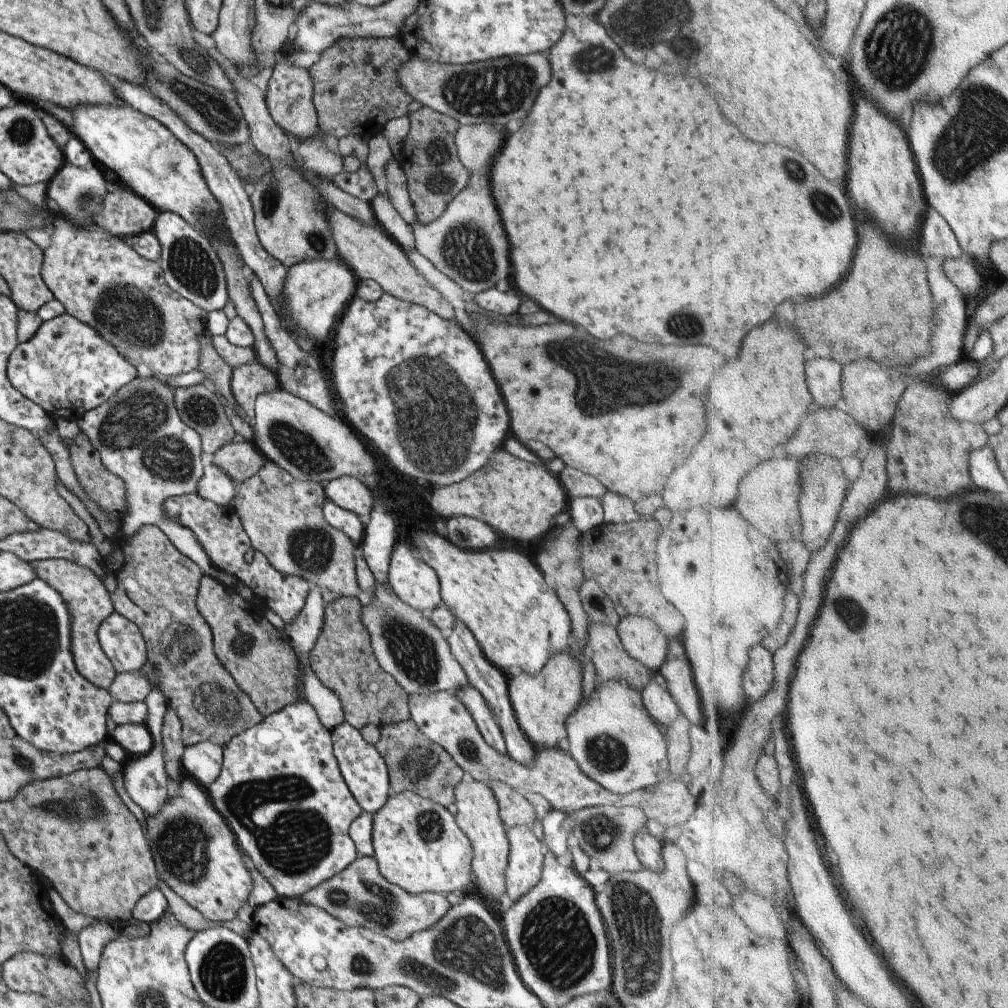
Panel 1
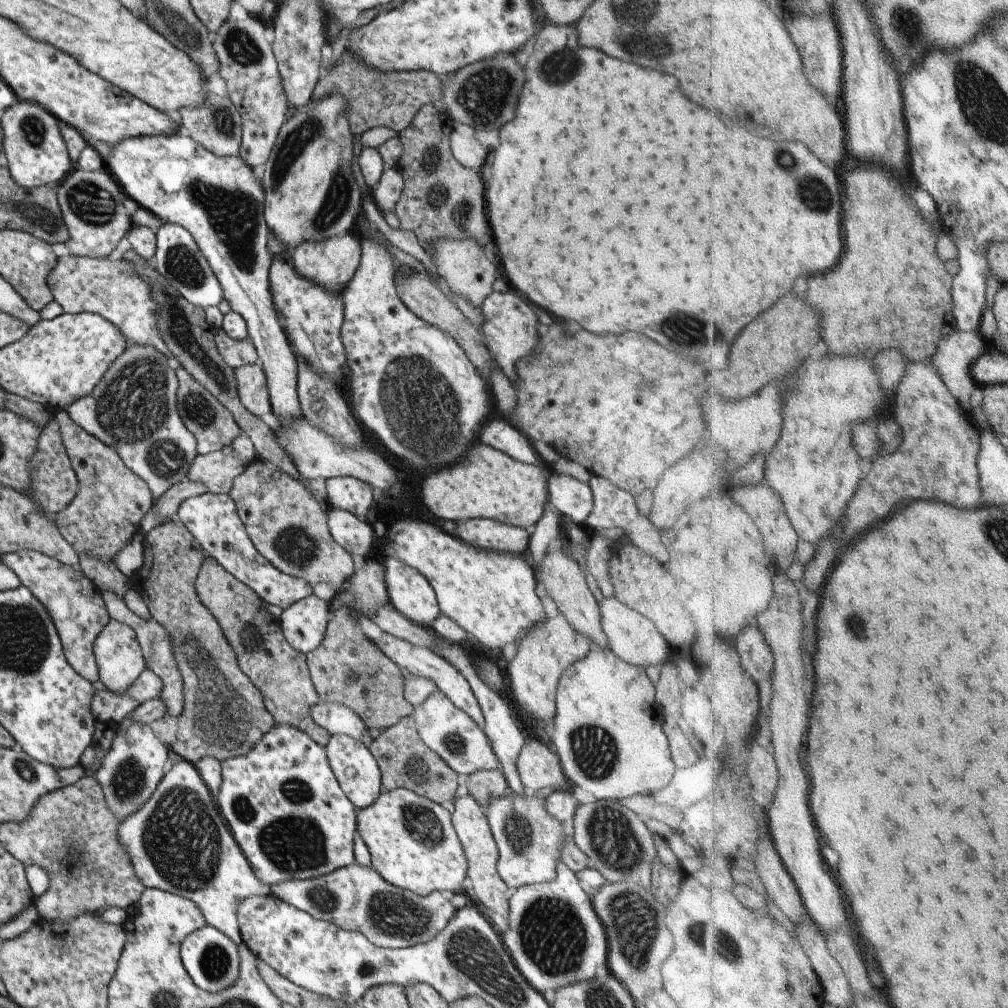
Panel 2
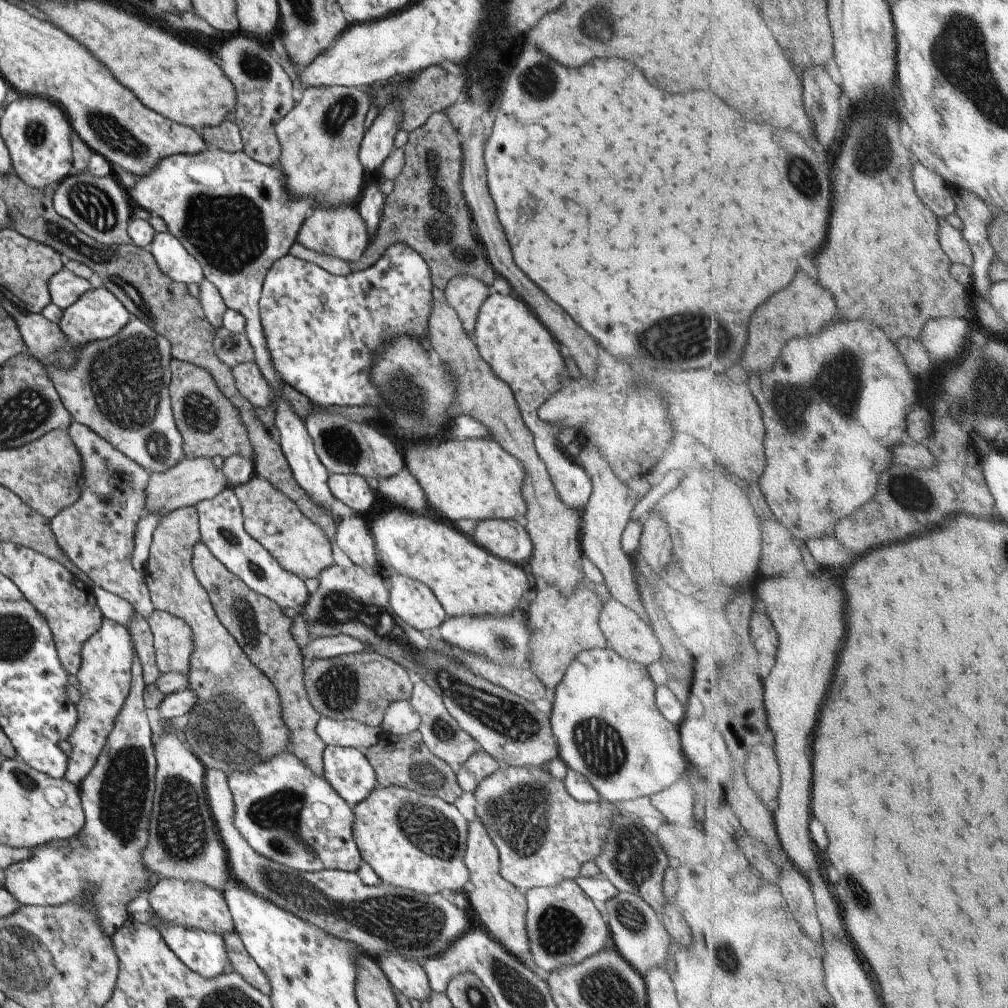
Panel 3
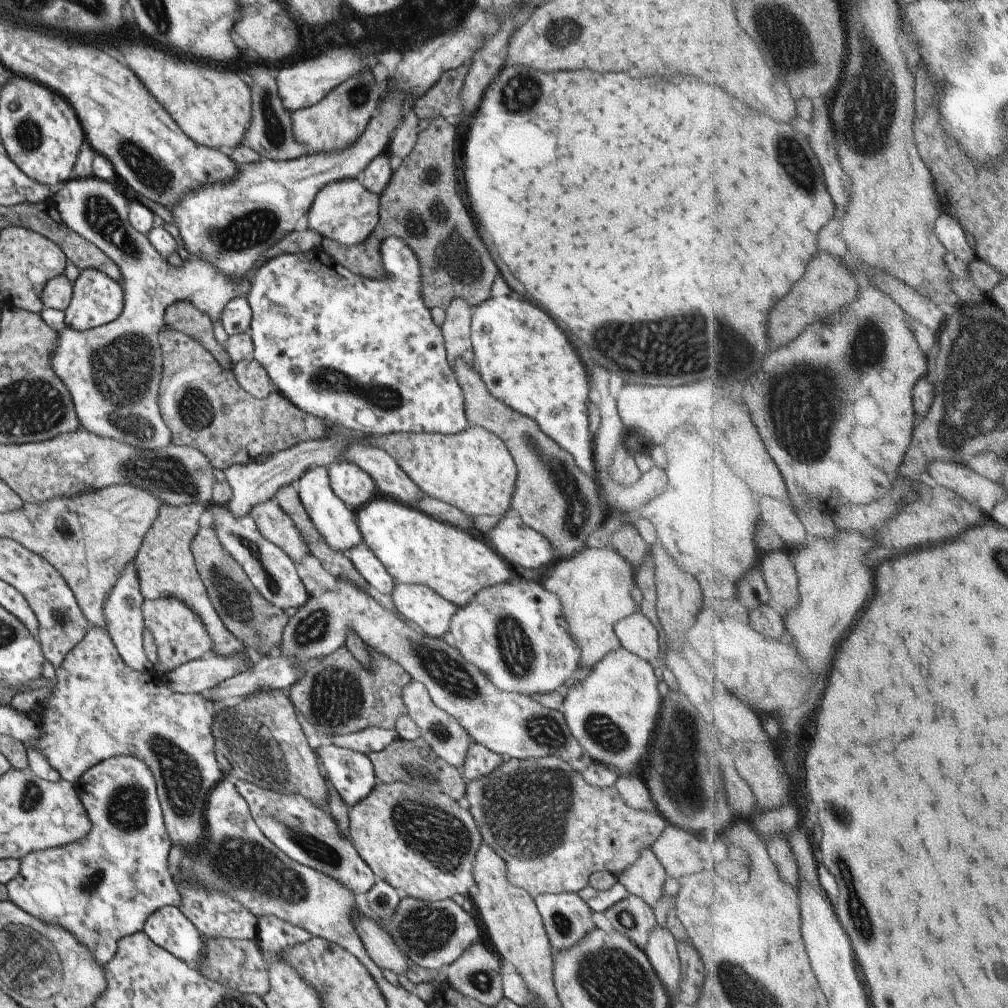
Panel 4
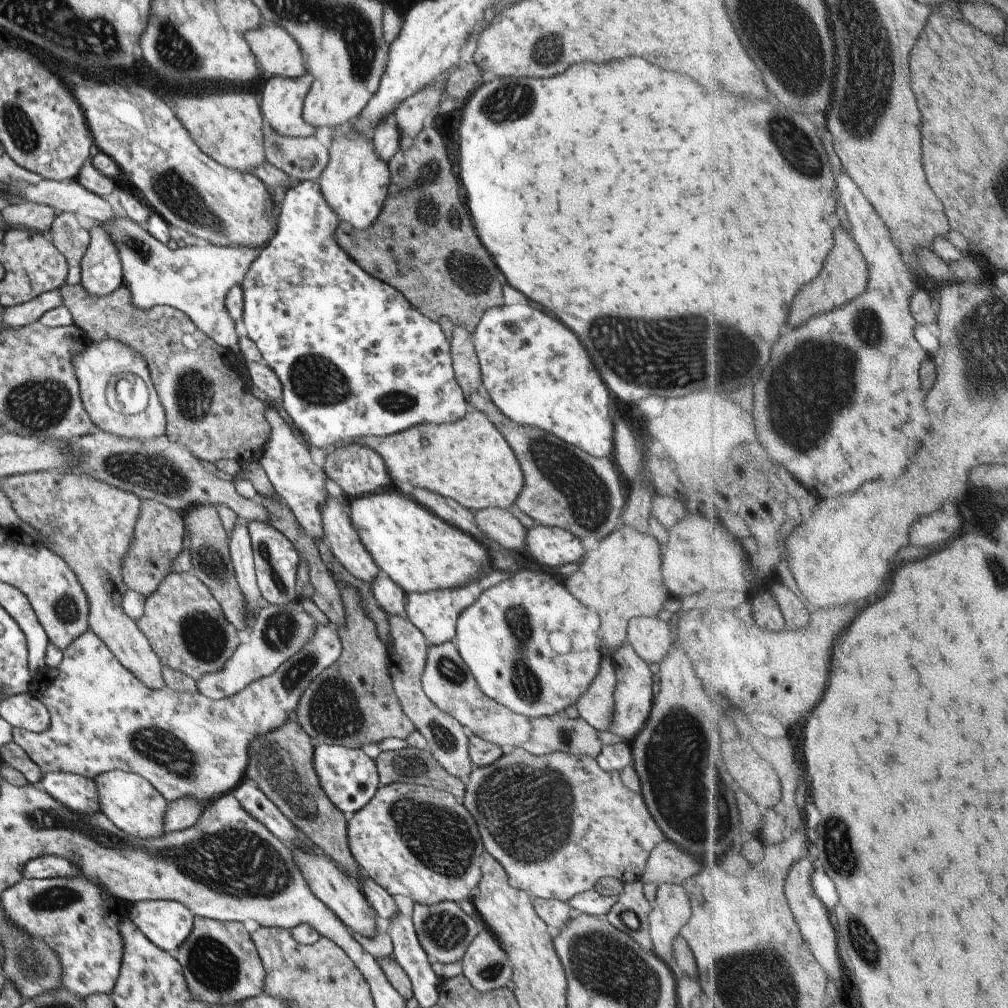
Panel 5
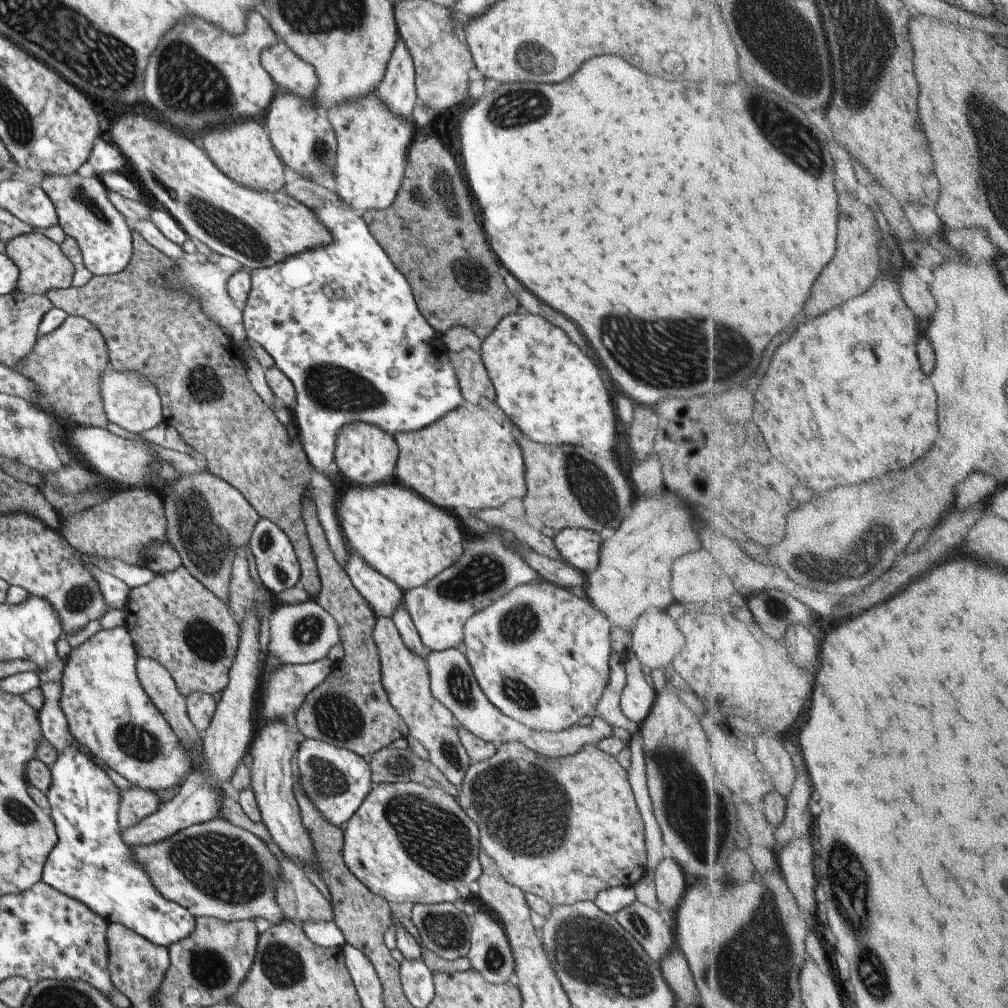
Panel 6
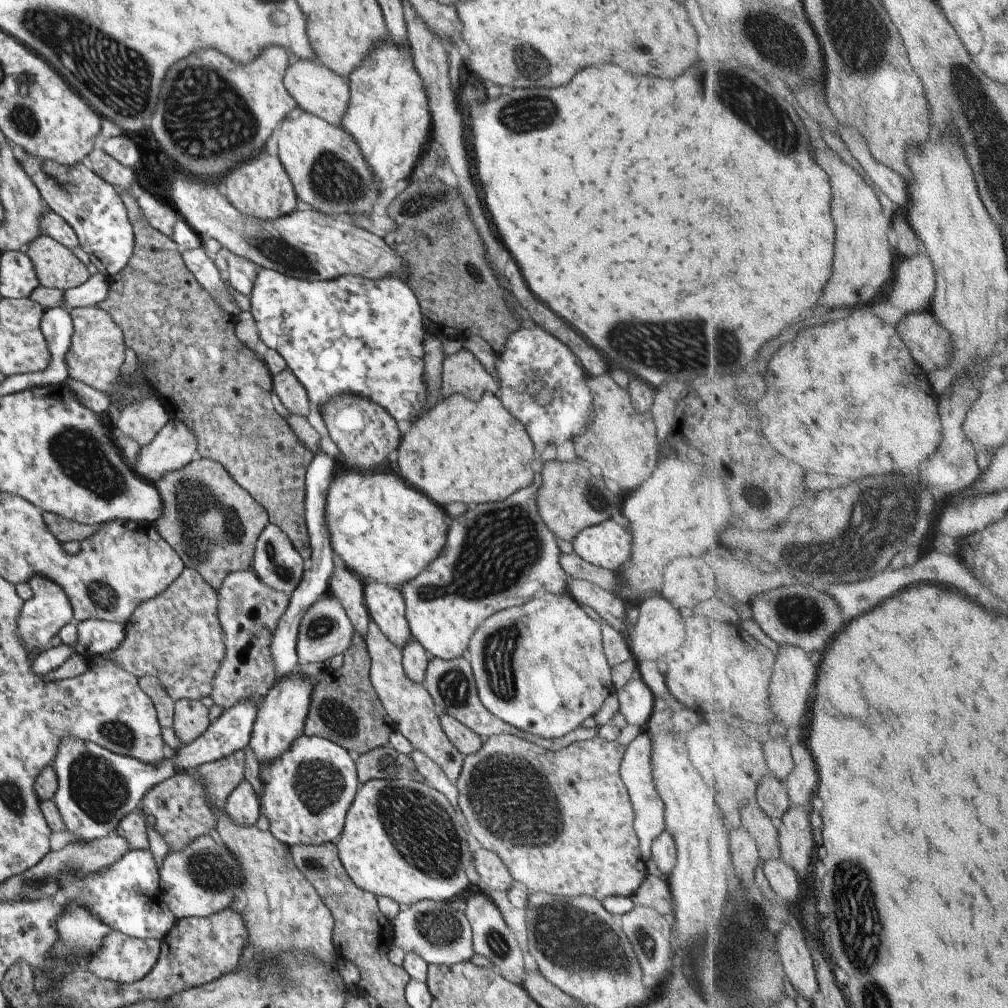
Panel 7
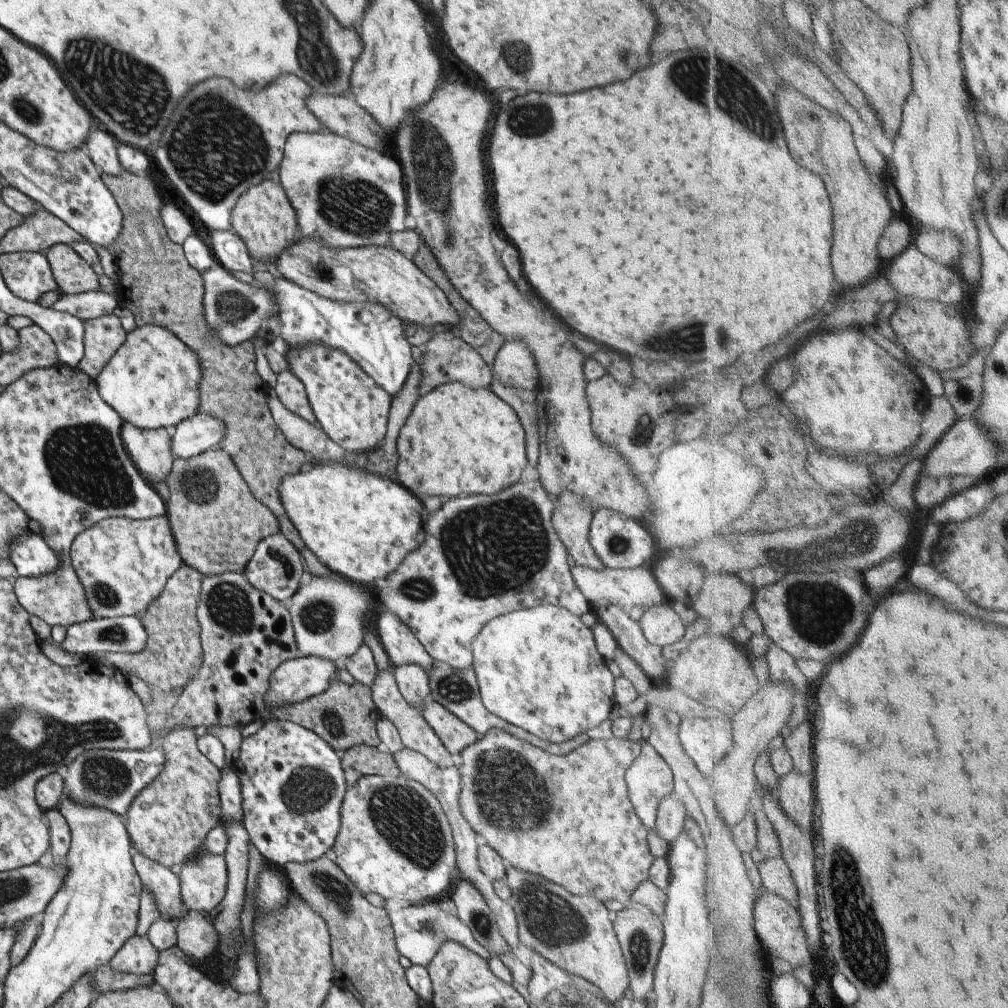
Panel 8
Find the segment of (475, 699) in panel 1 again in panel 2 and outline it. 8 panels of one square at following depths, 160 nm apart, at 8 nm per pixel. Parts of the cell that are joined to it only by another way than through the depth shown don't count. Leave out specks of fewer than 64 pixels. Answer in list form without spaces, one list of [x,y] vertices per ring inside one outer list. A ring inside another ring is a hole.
[[[382,633],[379,638],[373,639],[372,643],[403,672],[430,680],[451,701],[451,704],[455,705],[455,708],[462,710],[479,727],[483,727],[484,719],[482,718],[481,709],[467,681],[445,659],[425,647],[409,644],[387,633]]]

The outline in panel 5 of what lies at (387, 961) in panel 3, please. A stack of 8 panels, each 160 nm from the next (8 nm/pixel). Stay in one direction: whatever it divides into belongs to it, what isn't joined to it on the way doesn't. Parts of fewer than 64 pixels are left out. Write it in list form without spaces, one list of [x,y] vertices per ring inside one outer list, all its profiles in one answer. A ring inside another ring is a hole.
[[[293,848],[290,852],[297,870],[307,880],[307,886],[309,886],[311,894],[317,900],[321,900],[321,903],[325,904],[325,907],[335,914],[335,917],[345,928],[350,928],[353,932],[359,933],[365,938],[373,938],[380,925],[379,917],[364,896],[359,893],[356,885],[323,854],[315,854],[315,850],[311,850],[311,848]]]

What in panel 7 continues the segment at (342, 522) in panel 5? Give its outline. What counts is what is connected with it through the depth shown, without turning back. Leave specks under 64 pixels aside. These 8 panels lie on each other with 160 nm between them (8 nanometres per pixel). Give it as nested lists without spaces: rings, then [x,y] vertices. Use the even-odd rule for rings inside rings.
[[[365,580],[362,583],[364,607],[369,620],[377,625],[377,628],[383,633],[383,636],[387,637],[387,640],[391,641],[391,644],[396,645],[397,648],[402,648],[410,639],[410,632],[404,615],[404,602],[401,593],[397,590],[397,587],[375,582],[375,580]]]

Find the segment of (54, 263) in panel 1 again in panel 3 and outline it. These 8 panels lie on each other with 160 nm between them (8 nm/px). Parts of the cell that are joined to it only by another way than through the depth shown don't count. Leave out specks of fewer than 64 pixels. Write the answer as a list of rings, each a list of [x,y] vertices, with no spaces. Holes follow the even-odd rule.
[[[62,267],[47,282],[50,303],[55,304],[61,311],[65,310],[78,300],[85,292],[91,292],[93,287],[87,280],[75,276],[69,270]]]

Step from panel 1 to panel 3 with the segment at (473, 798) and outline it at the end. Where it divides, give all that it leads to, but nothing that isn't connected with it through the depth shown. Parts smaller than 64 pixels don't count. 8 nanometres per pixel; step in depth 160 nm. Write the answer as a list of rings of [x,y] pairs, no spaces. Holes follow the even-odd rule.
[[[475,816],[473,821],[467,821],[467,837],[465,851],[463,854],[463,864],[467,866],[471,892],[465,894],[466,899],[475,916],[477,922],[485,928],[487,933],[494,939],[510,956],[519,962],[530,958],[527,950],[527,928],[525,928],[525,898],[523,892],[519,892],[510,883],[507,883],[499,875],[498,852],[489,840],[487,830]]]

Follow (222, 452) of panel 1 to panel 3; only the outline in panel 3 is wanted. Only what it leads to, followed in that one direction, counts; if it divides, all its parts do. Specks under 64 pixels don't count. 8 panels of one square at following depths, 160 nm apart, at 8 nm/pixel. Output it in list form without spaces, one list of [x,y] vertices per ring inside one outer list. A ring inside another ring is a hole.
[[[199,456],[196,458],[186,458],[184,457],[179,463],[175,464],[173,468],[167,468],[165,472],[155,472],[155,474],[150,473],[148,476],[147,484],[143,488],[145,492],[145,510],[142,516],[146,514],[157,514],[157,512],[169,513],[175,508],[180,508],[183,506],[193,506],[197,502],[205,499],[211,499],[216,496],[227,487],[227,482],[222,474],[221,470],[214,468],[209,460],[209,458],[204,458]]]

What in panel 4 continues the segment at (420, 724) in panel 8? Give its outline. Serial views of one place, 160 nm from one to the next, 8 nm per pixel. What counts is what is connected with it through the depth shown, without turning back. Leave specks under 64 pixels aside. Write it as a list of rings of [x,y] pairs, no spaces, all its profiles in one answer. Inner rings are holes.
[[[411,680],[401,692],[402,702],[406,707],[406,714],[413,720],[415,727],[419,730],[419,737],[429,746],[429,749],[444,763],[452,768],[460,770],[471,739],[467,732],[443,710],[440,710],[429,699],[427,690],[419,683]]]

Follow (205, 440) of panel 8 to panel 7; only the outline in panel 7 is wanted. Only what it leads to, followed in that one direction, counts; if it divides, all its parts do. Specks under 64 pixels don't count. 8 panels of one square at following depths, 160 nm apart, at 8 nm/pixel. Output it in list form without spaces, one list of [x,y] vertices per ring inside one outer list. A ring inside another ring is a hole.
[[[169,419],[155,438],[138,448],[137,457],[127,463],[133,476],[155,483],[163,474],[179,470],[197,460],[195,436],[183,422]]]

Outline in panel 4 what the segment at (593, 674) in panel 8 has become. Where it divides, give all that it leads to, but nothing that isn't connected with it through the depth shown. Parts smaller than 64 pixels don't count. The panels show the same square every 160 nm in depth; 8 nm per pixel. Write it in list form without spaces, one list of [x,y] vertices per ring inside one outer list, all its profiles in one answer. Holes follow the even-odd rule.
[[[514,575],[495,587],[483,589],[474,598],[459,607],[451,616],[447,628],[454,641],[454,648],[460,656],[483,672],[491,684],[503,692],[517,692],[527,696],[554,692],[575,670],[579,669],[579,650],[571,636],[567,636],[567,626],[561,620],[561,608],[555,594],[545,592],[541,584]]]

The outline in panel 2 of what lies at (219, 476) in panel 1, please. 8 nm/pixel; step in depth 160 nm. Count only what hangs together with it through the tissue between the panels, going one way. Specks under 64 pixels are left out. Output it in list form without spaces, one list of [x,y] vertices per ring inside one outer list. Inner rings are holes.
[[[185,480],[174,484],[163,492],[154,505],[149,507],[149,510],[141,517],[138,532],[141,535],[146,535],[153,527],[175,518],[180,502],[205,492],[205,487],[201,483]]]

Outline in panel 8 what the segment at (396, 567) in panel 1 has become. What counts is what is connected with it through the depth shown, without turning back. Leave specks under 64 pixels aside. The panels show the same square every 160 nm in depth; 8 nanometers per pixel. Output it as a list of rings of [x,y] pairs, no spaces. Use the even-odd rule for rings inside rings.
[[[538,479],[531,482],[519,482],[518,484],[501,489],[490,495],[483,496],[465,496],[465,498],[451,498],[439,506],[439,510],[431,512],[423,520],[423,538],[418,547],[401,559],[398,566],[390,575],[384,576],[377,582],[377,602],[378,607],[385,608],[389,613],[394,614],[402,623],[415,635],[415,638],[423,645],[425,652],[437,663],[445,663],[454,669],[471,669],[471,642],[485,622],[489,622],[495,616],[501,616],[505,612],[518,611],[519,609],[528,609],[542,604],[557,605],[567,609],[575,616],[581,616],[585,612],[591,611],[591,604],[585,600],[583,593],[577,588],[575,581],[567,566],[567,552],[563,543],[559,540],[557,533],[552,525],[552,510],[554,506],[550,501],[548,494],[539,484]]]

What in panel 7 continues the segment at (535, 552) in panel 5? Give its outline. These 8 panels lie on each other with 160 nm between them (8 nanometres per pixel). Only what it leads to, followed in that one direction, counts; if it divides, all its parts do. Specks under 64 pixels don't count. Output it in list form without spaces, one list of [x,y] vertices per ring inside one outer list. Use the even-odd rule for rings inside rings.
[[[609,519],[577,532],[571,546],[581,560],[617,572],[631,556],[629,538],[631,534],[625,527]]]

